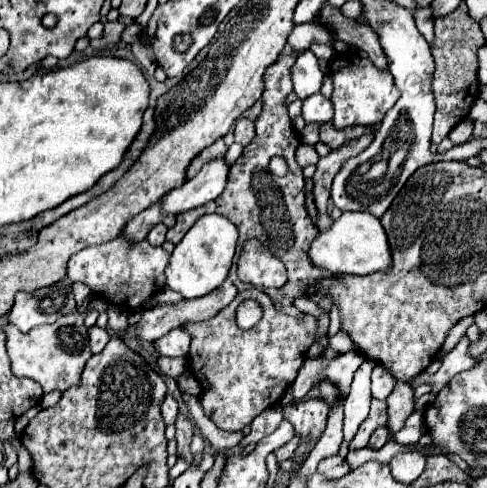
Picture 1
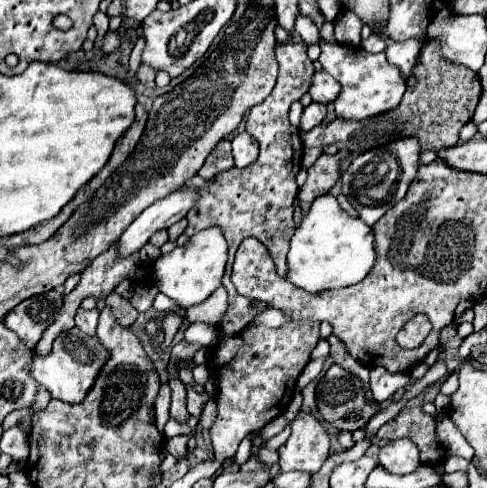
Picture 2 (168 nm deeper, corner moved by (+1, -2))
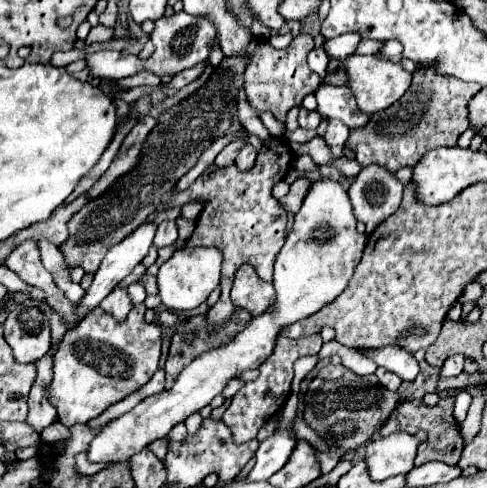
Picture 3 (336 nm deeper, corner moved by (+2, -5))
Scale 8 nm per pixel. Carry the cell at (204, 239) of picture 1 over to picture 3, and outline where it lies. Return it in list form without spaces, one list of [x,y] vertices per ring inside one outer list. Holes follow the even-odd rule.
[[[196,246],[176,250],[158,270],[158,296],[168,310],[192,310],[206,302],[208,294],[220,284],[222,252],[214,246]]]

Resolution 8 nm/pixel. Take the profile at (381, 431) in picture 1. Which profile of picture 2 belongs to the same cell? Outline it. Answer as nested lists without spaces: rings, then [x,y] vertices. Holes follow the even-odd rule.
[[[403,407],[401,413],[385,423],[377,437],[381,441],[395,441],[401,437],[409,437],[421,451],[421,463],[425,465],[437,465],[445,459],[445,447],[435,435],[437,419],[433,415],[423,413],[421,407]]]

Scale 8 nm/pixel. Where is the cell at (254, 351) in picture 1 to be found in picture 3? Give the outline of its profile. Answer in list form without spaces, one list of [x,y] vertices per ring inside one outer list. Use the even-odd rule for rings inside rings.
[[[312,334],[306,338],[298,338],[298,340],[290,340],[284,336],[276,338],[276,346],[272,350],[272,354],[260,364],[258,372],[260,376],[252,382],[246,382],[238,394],[234,394],[232,404],[228,406],[228,410],[222,416],[222,422],[232,430],[232,438],[236,444],[244,444],[248,440],[254,440],[260,426],[274,418],[276,412],[280,412],[288,400],[290,394],[290,384],[294,378],[294,362],[302,356],[316,356],[322,348],[322,338],[320,334]]]

